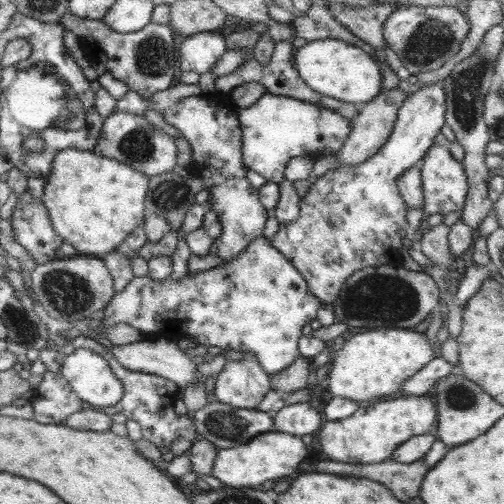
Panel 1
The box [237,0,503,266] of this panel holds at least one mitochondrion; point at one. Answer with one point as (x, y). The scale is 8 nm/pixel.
(467, 84)

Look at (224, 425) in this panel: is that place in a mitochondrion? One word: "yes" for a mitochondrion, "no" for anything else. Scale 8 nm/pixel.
yes

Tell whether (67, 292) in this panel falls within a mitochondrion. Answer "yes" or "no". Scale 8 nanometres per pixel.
yes

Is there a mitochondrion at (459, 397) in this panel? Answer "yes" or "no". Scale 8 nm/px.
yes

